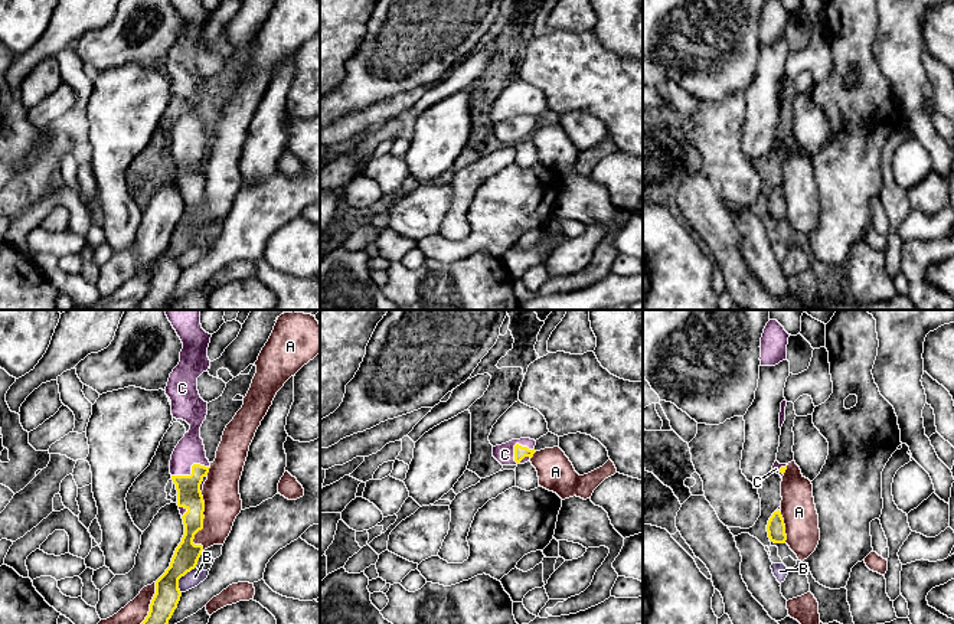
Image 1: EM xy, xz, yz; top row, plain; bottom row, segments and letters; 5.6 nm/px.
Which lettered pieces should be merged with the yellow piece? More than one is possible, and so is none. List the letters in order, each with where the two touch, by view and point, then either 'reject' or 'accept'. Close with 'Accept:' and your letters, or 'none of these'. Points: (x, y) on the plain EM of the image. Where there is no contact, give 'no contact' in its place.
A: xy (202, 202) | reject
B: xy (180, 254) | reject
C: xz (516, 121) | accept
Accept: C

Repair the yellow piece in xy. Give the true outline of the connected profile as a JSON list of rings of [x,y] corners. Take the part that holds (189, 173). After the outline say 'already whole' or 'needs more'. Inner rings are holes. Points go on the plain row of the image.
[[[171,0],[171,3],[180,14],[183,26],[179,42],[170,50],[166,72],[171,78],[173,95],[183,97],[190,102],[170,137],[170,151],[177,167],[177,183],[184,212],[174,228],[170,244],[156,258],[156,271],[148,293],[133,310],[164,310],[182,274],[179,257],[196,245],[203,229],[203,223],[195,222],[193,216],[203,206],[202,167],[210,140],[200,115],[200,104],[208,92],[208,79],[199,72],[197,55],[210,43],[208,24],[212,12],[206,10],[200,0]]]; needs more

